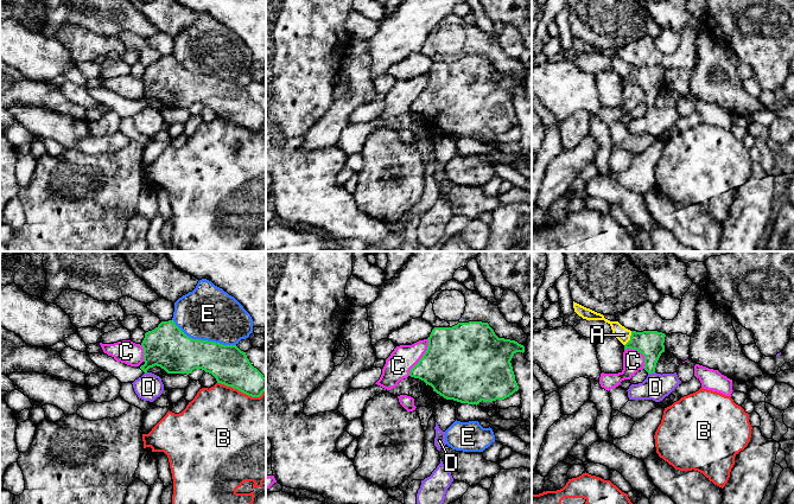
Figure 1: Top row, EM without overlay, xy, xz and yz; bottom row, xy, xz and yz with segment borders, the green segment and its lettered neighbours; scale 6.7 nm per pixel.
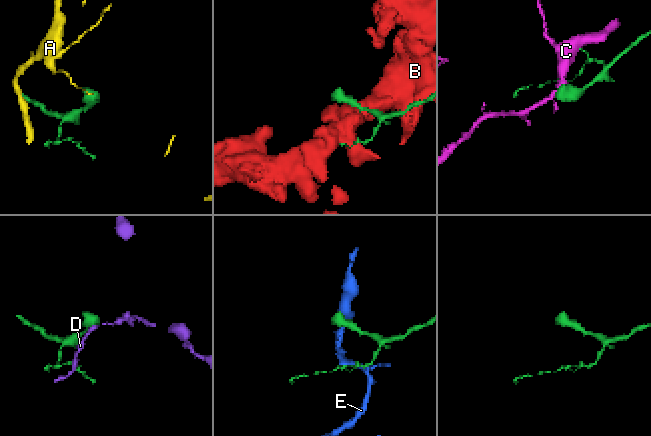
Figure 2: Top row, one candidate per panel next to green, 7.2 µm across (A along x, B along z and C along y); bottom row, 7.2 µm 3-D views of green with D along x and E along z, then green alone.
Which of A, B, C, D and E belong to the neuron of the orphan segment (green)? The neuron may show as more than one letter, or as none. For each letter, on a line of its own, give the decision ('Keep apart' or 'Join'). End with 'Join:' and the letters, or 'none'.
A: Keep apart
B: Keep apart
C: Keep apart
D: Keep apart
E: Keep apart
Join: none

